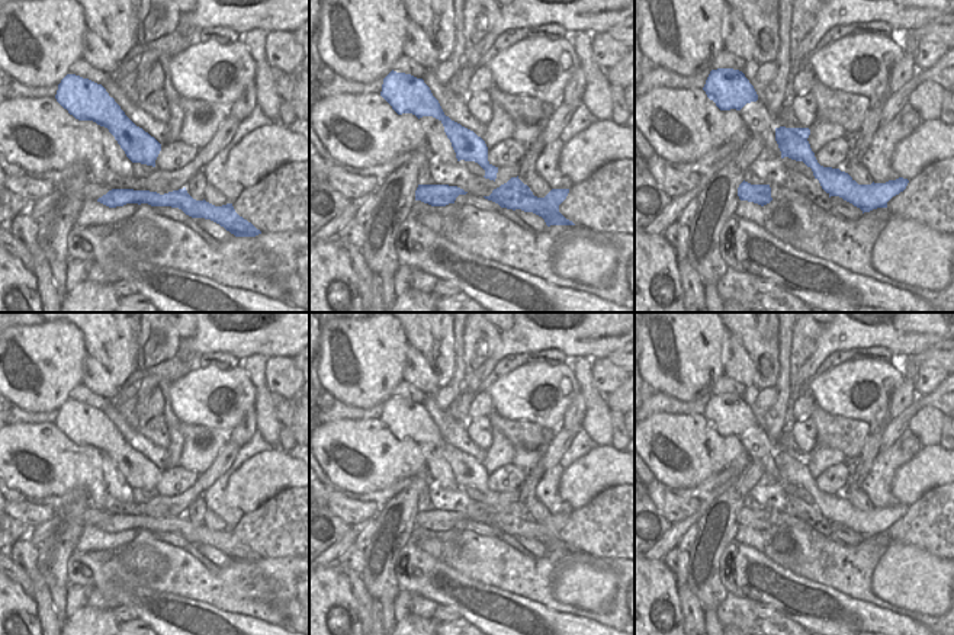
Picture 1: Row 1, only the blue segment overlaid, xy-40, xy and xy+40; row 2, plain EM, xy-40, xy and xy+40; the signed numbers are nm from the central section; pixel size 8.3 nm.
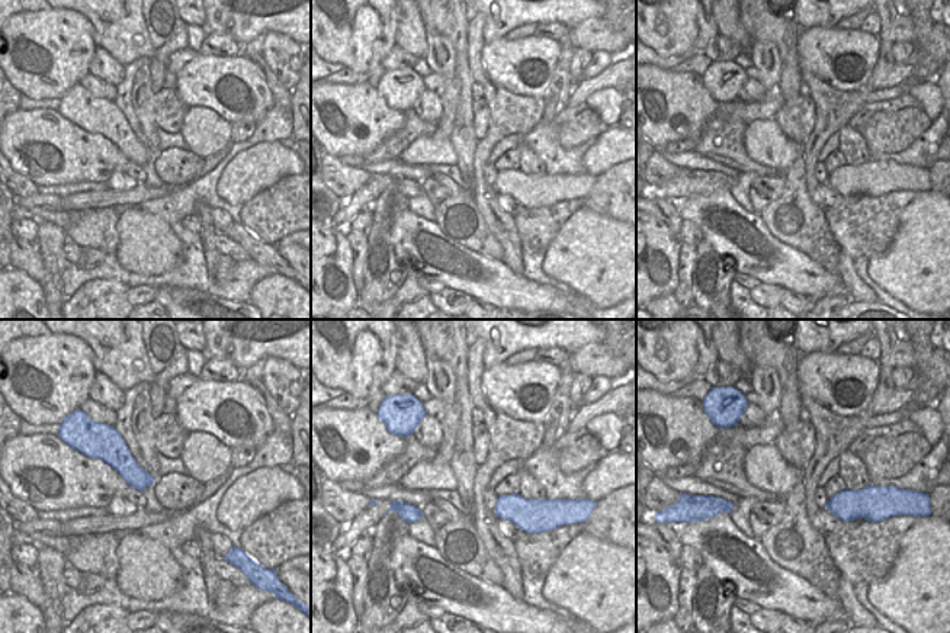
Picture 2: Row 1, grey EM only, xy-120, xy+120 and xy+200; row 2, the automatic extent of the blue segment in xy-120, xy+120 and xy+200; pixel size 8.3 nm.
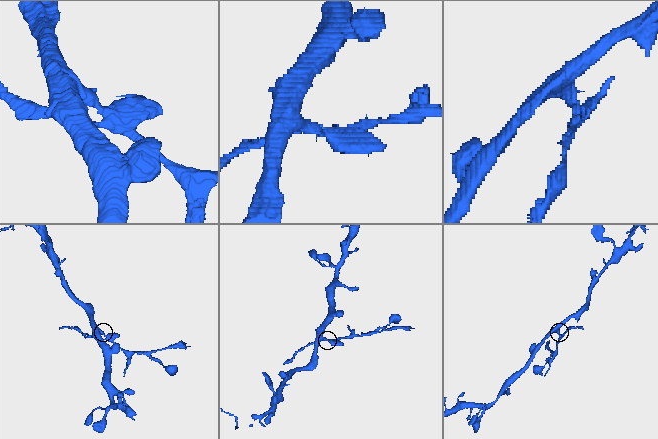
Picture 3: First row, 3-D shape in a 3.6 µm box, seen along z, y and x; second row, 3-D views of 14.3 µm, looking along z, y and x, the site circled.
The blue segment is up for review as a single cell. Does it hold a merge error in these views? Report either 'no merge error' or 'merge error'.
merge error

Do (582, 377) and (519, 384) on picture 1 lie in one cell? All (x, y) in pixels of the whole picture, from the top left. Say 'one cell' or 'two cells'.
two cells

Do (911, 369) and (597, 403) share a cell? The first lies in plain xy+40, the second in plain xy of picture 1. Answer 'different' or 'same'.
same

